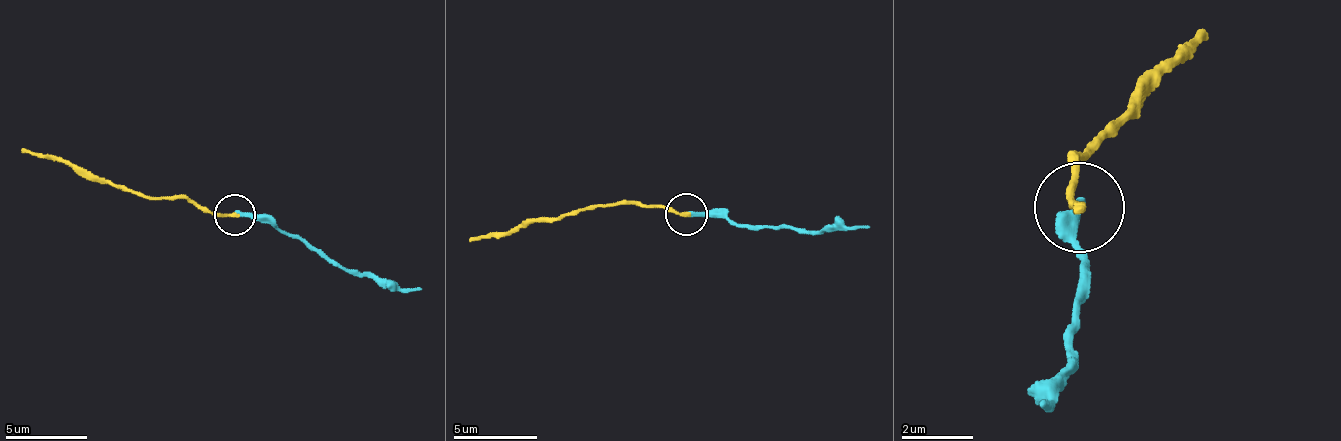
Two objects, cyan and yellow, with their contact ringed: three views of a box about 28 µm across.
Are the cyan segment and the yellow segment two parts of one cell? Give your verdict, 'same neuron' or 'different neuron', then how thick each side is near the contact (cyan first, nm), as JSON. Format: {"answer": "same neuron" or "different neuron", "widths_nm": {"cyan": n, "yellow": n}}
{"answer": "same neuron", "widths_nm": {"cyan": 280, "yellow": 240}}

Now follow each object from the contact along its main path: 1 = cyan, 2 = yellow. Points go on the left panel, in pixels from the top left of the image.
1: (234, 213), (266, 213), (287, 233), (300, 233), (348, 270), (421, 288)
2: (234, 213), (197, 209), (184, 197), (140, 197), (105, 179), (81, 178), (62, 161), (23, 147)

